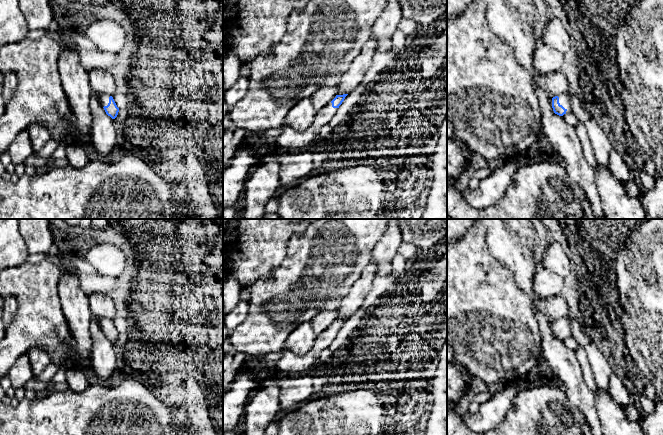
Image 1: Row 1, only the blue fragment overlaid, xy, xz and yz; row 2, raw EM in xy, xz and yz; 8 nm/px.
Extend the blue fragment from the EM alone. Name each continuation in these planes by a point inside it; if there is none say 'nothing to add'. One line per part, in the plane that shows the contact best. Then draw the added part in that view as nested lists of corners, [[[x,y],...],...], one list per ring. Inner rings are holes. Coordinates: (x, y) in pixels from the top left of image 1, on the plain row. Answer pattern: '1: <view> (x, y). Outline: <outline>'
1: yz (564, 324). Outline: [[[568,316],[558,319],[559,327],[567,334],[566,337],[571,336],[571,328],[570,328],[569,319],[570,318]]]

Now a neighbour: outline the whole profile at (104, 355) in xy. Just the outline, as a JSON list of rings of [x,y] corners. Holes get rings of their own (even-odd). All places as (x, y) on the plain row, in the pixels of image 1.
[[[93,315],[90,324],[92,345],[92,367],[102,384],[106,384],[117,369],[117,350],[108,340],[98,324],[97,315]]]

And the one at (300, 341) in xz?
[[[310,321],[303,322],[289,334],[284,347],[295,354],[304,355],[313,348],[316,336]]]

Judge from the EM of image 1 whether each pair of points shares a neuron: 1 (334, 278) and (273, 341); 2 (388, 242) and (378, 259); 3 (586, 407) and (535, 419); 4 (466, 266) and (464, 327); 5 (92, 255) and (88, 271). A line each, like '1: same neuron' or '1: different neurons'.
1: same neuron
2: same neuron
3: different neurons
4: same neuron
5: different neurons

